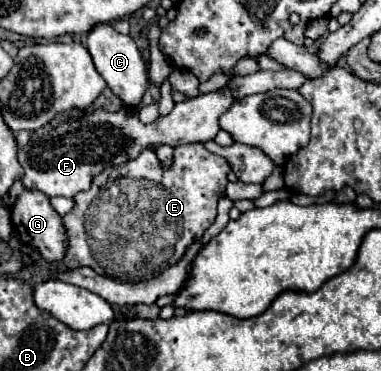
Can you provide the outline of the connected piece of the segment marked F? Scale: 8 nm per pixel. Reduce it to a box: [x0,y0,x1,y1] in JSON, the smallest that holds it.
[18,87,236,197]

